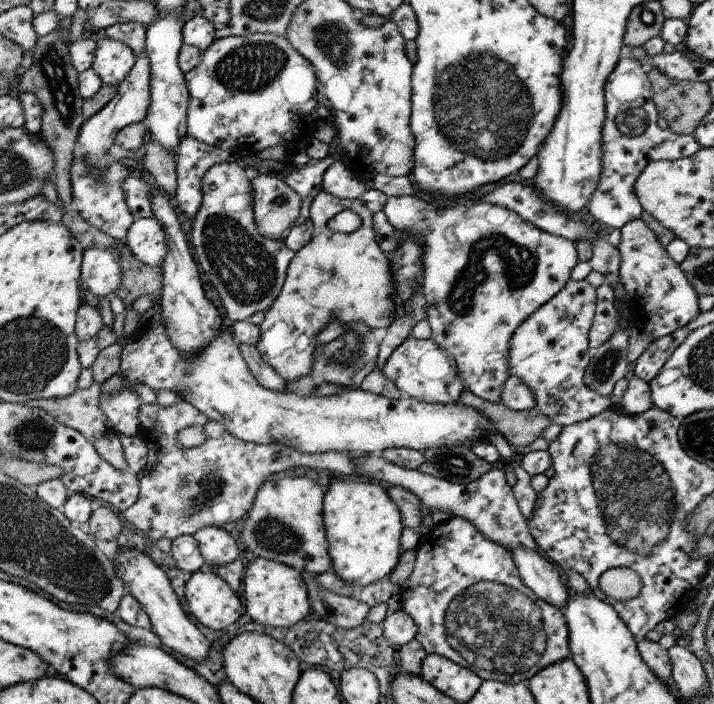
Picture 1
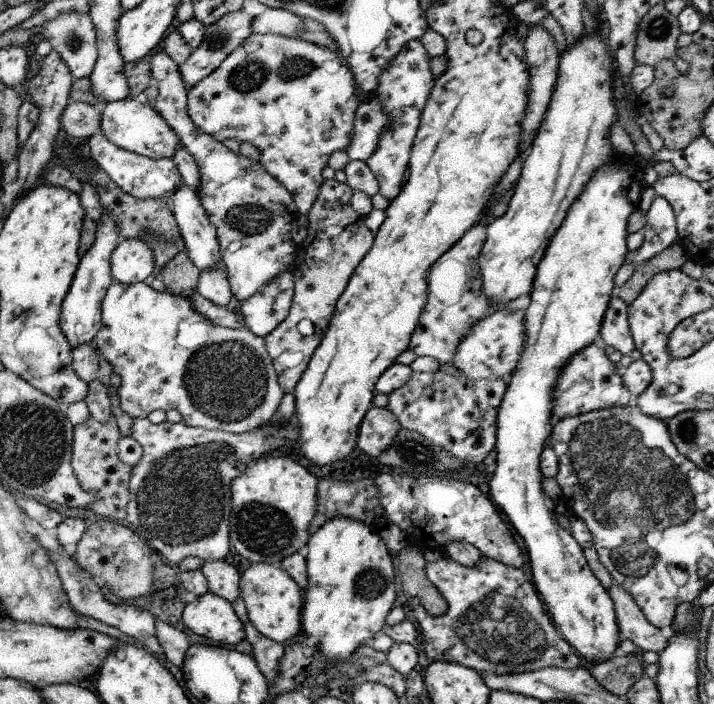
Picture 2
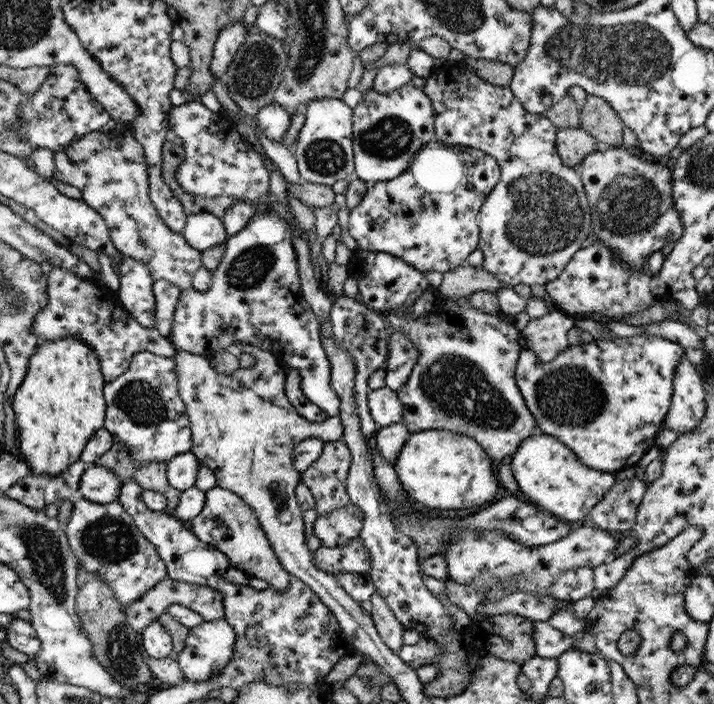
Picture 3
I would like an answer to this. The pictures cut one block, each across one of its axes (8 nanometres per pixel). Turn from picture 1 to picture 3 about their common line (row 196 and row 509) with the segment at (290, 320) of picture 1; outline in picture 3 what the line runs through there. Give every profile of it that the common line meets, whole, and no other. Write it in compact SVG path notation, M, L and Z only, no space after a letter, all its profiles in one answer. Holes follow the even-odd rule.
M340 438L325 442L321 455L300 475L300 481L311 490L317 516L351 504L346 482L352 464L351 452Z

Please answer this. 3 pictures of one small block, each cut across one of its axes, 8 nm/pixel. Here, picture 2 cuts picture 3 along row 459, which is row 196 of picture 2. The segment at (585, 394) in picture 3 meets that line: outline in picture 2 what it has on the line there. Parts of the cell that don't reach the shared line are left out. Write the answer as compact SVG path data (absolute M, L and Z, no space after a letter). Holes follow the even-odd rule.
M629 153L618 154L614 161L608 162L606 166L602 166L602 168L597 168L596 172L594 172L594 176L590 178L590 182L586 184L586 188L584 188L584 192L580 194L580 198L576 198L576 202L570 206L570 210L568 210L568 214L566 214L566 218L564 218L564 222L562 222L562 226L558 228L556 234L550 240L550 244L548 244L548 248L546 248L546 252L544 253L544 258L538 264L538 268L536 271L536 276L533 278L534 289L530 294L530 305L525 310L526 312L526 346L524 347L524 352L522 352L522 356L520 356L520 360L518 360L518 366L516 366L513 374L511 375L511 380L508 382L507 390L505 391L503 400L501 401L500 407L498 408L497 413L497 434L496 434L496 471L494 472L494 477L488 484L486 484L487 493L490 494L490 498L492 501L496 502L498 506L502 509L502 512L508 516L508 520L512 522L512 526L514 526L514 530L522 536L522 540L524 540L524 544L526 544L526 550L528 552L528 560L530 561L530 566L532 567L533 574L533 584L545 605L545 608L552 619L553 624L558 628L558 631L561 635L566 639L566 642L576 650L576 652L584 657L588 662L592 663L594 666L600 664L601 662L606 662L610 660L612 657L617 655L617 648L620 644L620 628L618 628L618 622L616 622L616 610L614 608L614 602L612 602L612 598L610 598L610 594L608 591L600 584L598 578L592 573L590 567L588 567L588 562L586 562L586 558L584 557L584 552L582 551L582 547L574 540L574 537L566 531L566 529L562 528L560 524L558 524L558 520L556 520L555 507L556 503L551 500L544 491L542 487L543 475L541 474L540 469L540 458L542 452L545 450L546 445L548 443L549 437L552 435L553 426L552 419L553 417L553 409L555 404L555 387L559 382L559 377L563 372L564 366L570 362L570 358L574 356L574 354L578 354L580 350L584 350L586 346L590 346L592 342L597 342L600 339L600 328L602 326L602 318L604 318L604 314L606 314L606 310L608 310L608 304L610 304L610 298L614 295L614 276L616 276L616 272L618 272L618 268L620 268L626 260L626 254L629 252L628 248L626 248L626 238L628 228L628 220L630 216L632 216L633 212L637 210L637 195L640 195L640 189L635 189L637 186L642 186L645 182L642 179L642 174L644 174L643 170L645 168L645 163L640 166L640 164L636 164L636 160L634 157L630 156Z

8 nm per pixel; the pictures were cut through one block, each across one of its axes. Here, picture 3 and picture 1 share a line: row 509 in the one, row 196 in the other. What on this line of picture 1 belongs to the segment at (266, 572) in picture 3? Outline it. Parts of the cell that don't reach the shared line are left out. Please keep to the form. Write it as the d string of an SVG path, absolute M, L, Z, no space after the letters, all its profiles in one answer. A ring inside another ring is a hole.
M221 162L206 170L202 177L202 204L193 219L190 238L194 246L195 260L205 281L208 281L218 292L226 316L232 322L248 320L256 312L266 312L282 290L287 270L295 252L282 240L264 237L256 228L253 212L252 184L249 171L237 162Z

